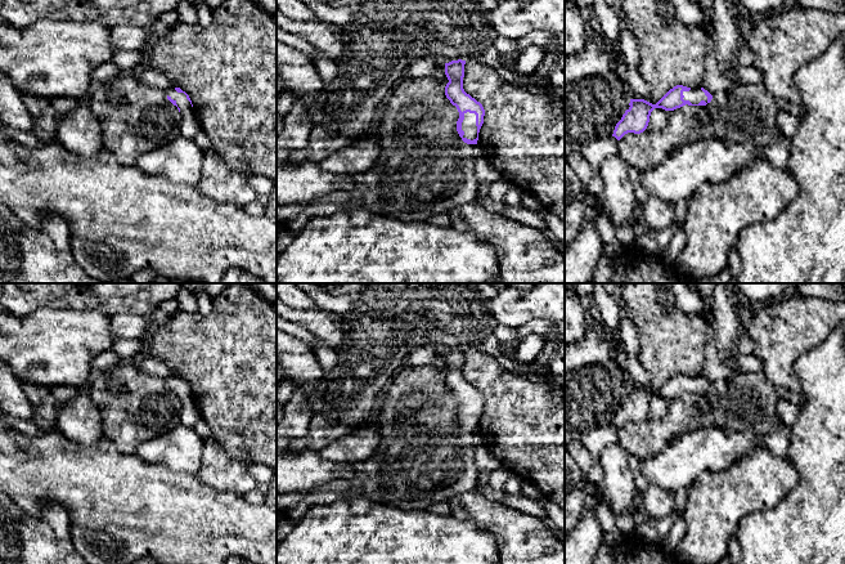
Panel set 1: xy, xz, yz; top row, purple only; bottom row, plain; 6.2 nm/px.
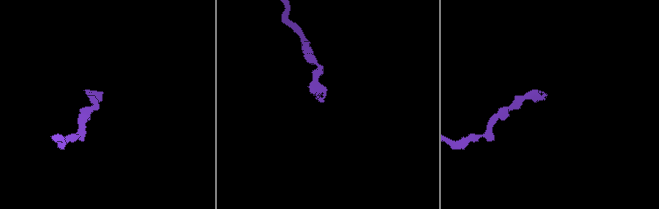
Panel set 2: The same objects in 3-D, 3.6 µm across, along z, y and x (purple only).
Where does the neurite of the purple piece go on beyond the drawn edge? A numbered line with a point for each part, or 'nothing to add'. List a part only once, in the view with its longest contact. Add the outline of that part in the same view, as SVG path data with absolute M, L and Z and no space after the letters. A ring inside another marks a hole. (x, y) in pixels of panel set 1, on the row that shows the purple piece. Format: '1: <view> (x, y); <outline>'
1: xz (468, 125); M464 113L464 120L462 122L462 130L464 131L463 138L476 139L477 138L477 126L476 126L476 115L475 113Z

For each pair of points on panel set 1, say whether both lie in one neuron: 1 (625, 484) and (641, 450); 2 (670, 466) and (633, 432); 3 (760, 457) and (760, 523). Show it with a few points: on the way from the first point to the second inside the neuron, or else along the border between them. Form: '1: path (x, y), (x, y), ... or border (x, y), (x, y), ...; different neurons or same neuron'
1: border (617, 443), (626, 451); different neurons
2: border (669, 443), (657, 453), (641, 461); different neurons
3: border (786, 493), (773, 507), (746, 514), (737, 529); different neurons

